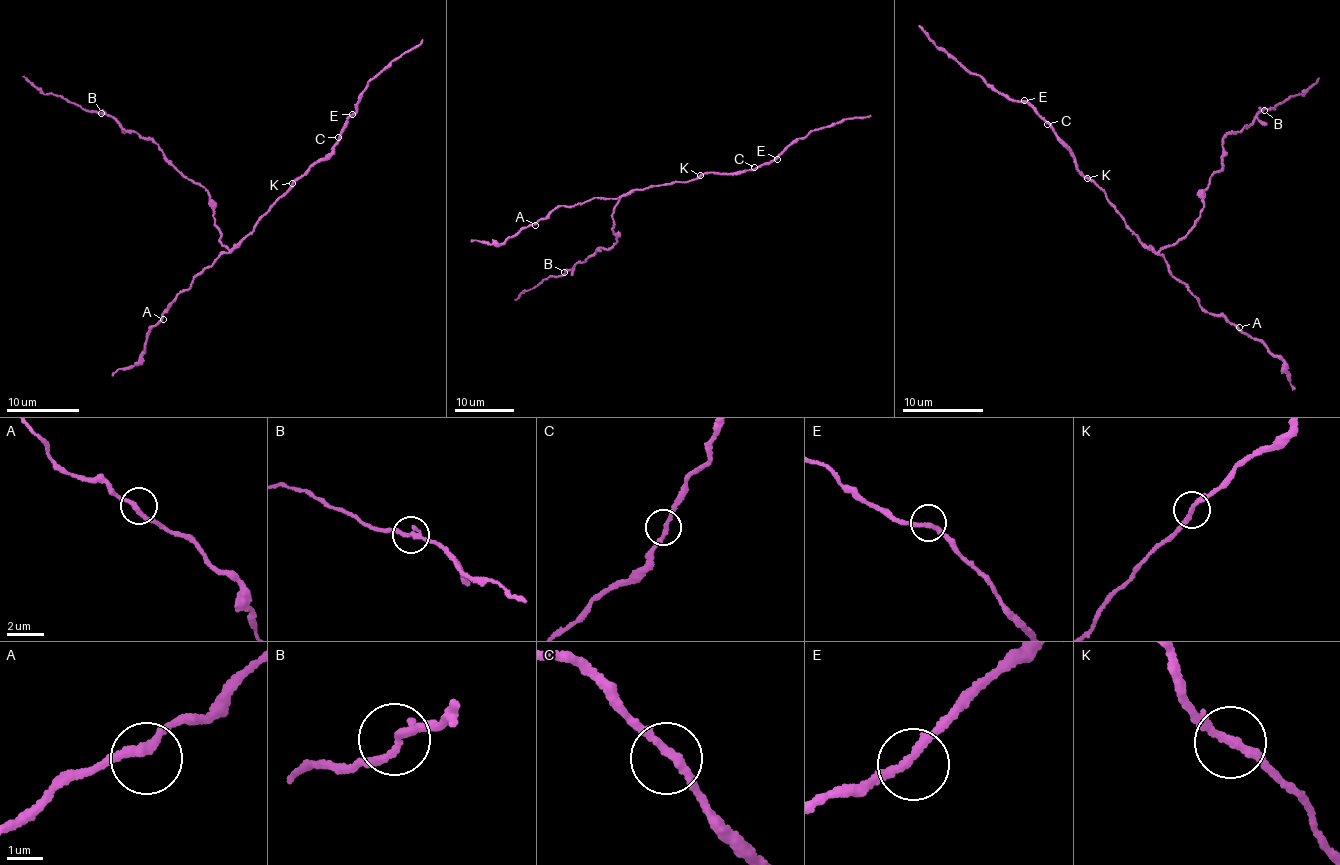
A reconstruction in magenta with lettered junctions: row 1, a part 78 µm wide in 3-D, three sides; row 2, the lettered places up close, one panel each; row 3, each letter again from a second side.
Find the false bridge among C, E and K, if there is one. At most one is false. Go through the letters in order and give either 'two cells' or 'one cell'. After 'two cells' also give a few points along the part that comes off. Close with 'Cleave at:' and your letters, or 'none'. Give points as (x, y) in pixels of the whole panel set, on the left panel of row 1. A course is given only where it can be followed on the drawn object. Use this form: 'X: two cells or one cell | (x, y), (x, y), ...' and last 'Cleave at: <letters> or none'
C: one cell
E: one cell
K: one cell
Cleave at: none

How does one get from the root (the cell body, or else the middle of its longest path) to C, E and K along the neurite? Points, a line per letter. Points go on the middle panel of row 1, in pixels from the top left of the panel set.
C: (617, 205), (621, 197), (637, 189), (689, 181), (710, 172), (741, 173), (754, 167)
E: (617, 205), (621, 197), (637, 189), (689, 181), (710, 172), (742, 173), (777, 159)
K: (617, 205), (621, 197), (637, 189), (689, 181), (700, 175)

